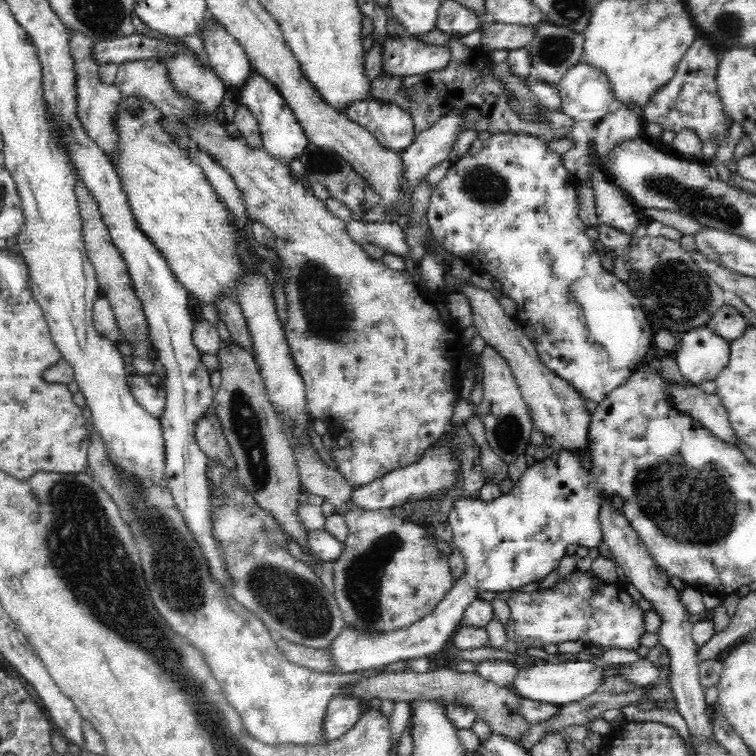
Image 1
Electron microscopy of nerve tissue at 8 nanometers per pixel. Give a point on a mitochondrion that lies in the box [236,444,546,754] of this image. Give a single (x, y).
(294, 602)

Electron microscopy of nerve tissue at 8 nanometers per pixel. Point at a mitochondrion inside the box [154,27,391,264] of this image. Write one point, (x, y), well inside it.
(325, 164)

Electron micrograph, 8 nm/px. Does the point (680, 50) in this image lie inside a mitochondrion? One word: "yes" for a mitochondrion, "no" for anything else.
no

